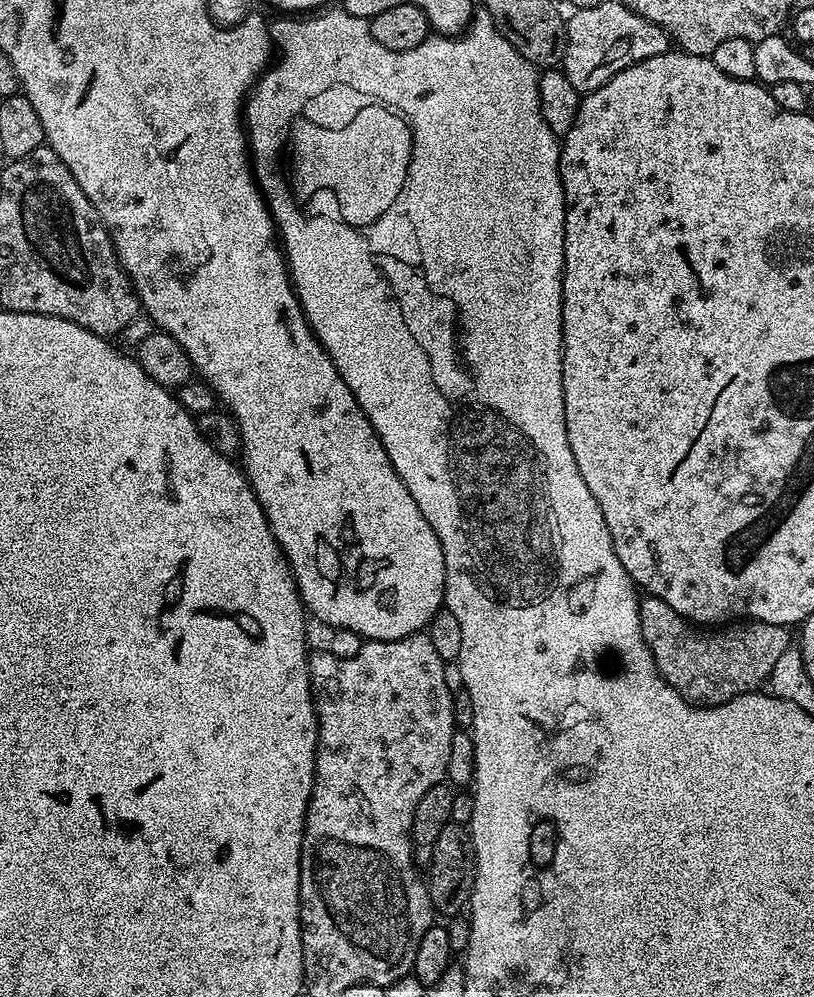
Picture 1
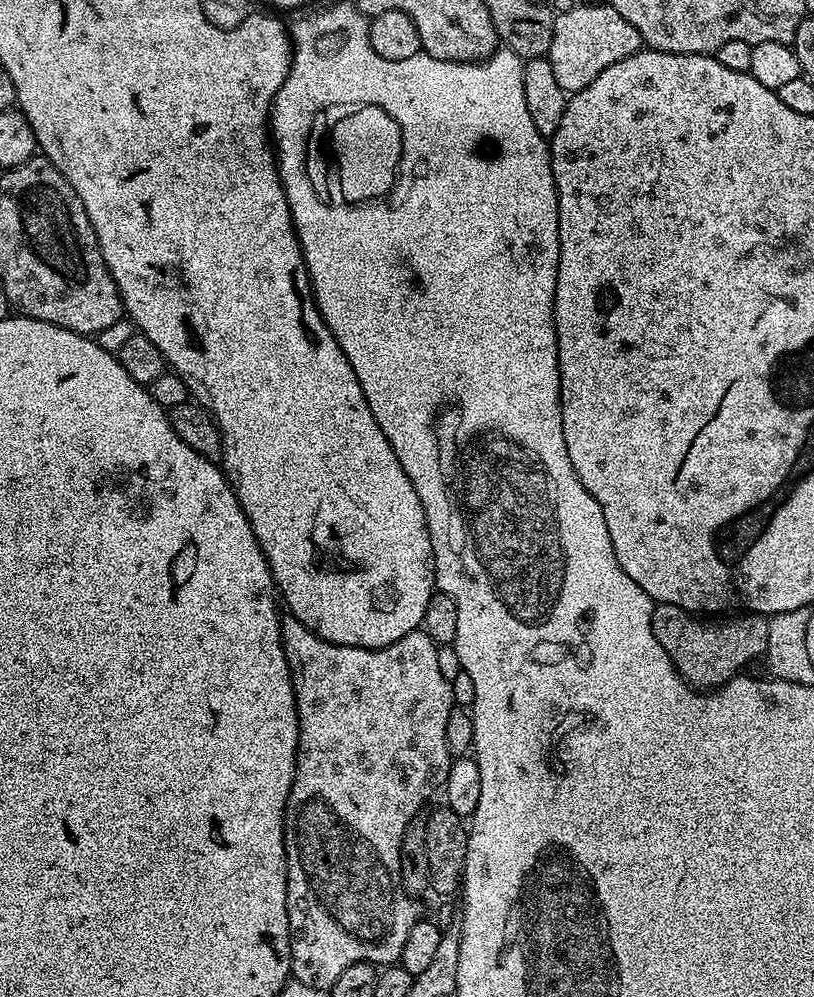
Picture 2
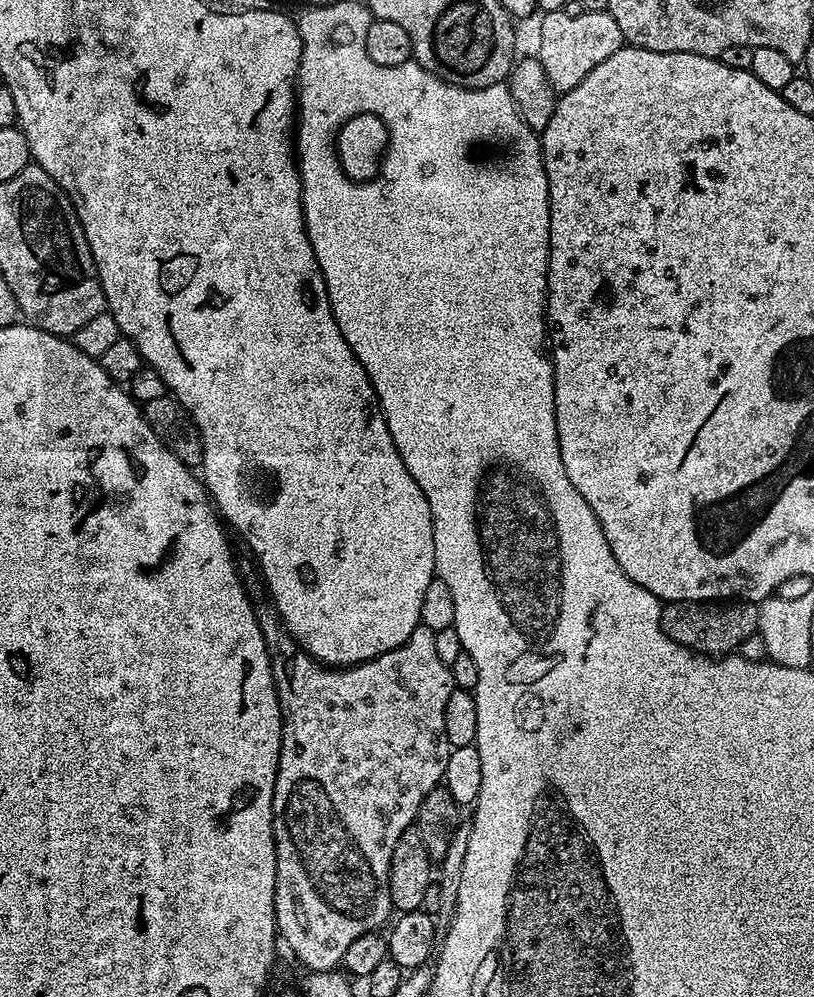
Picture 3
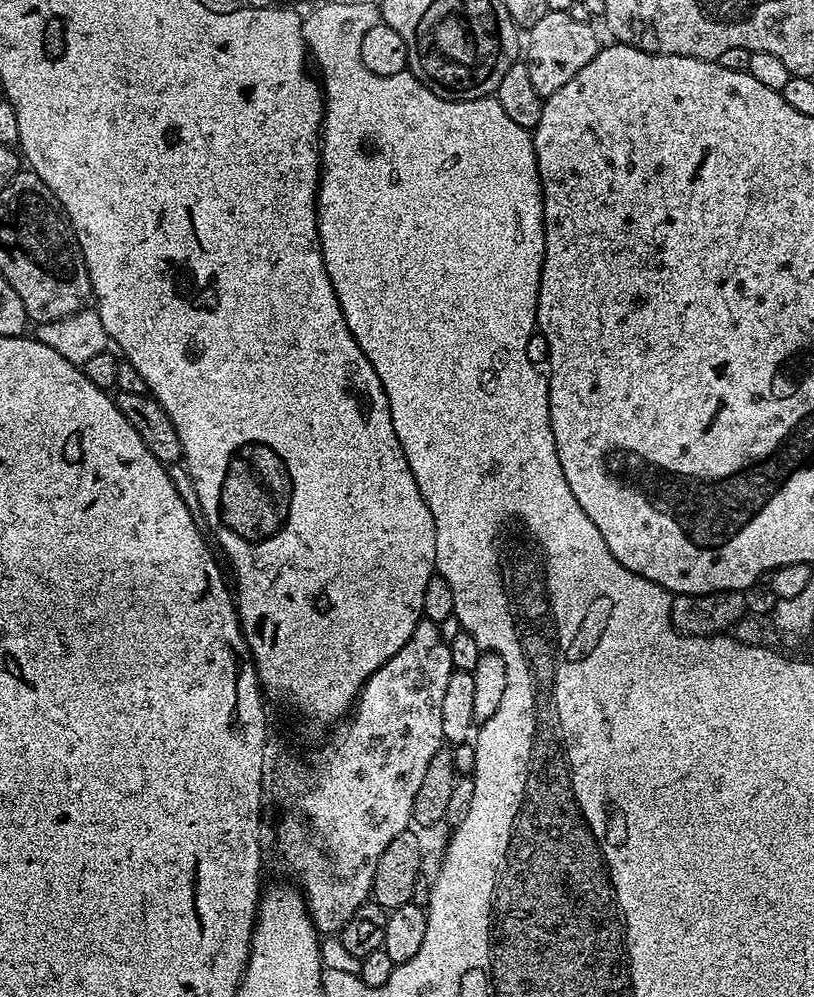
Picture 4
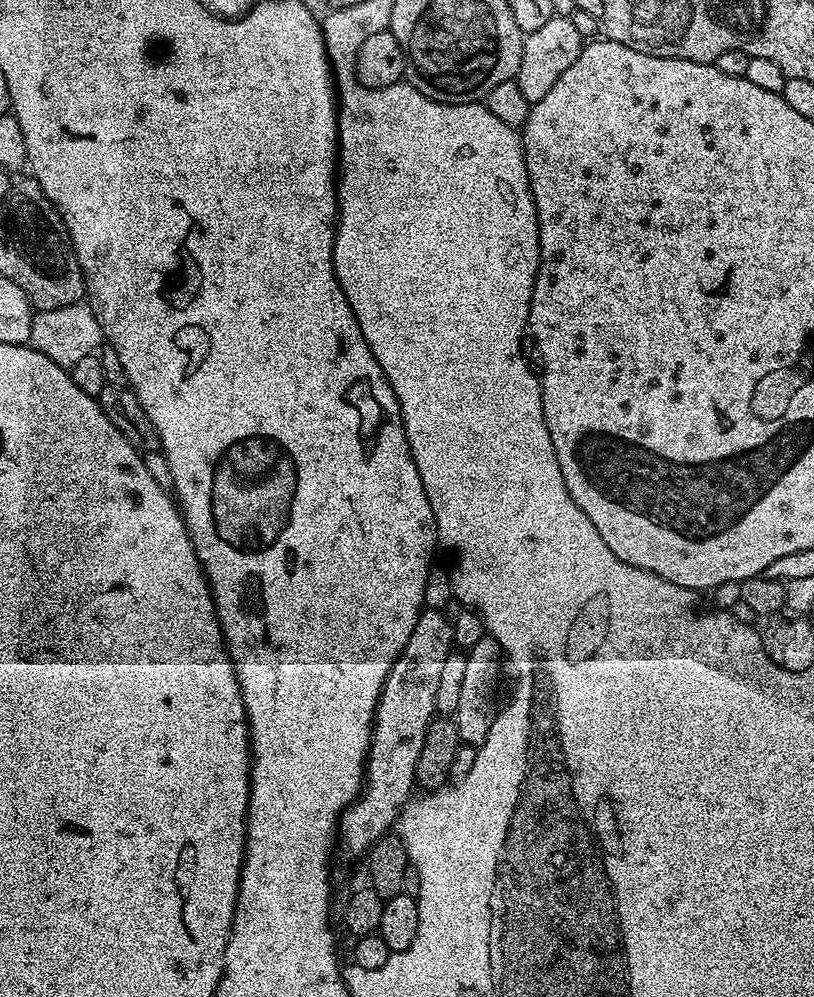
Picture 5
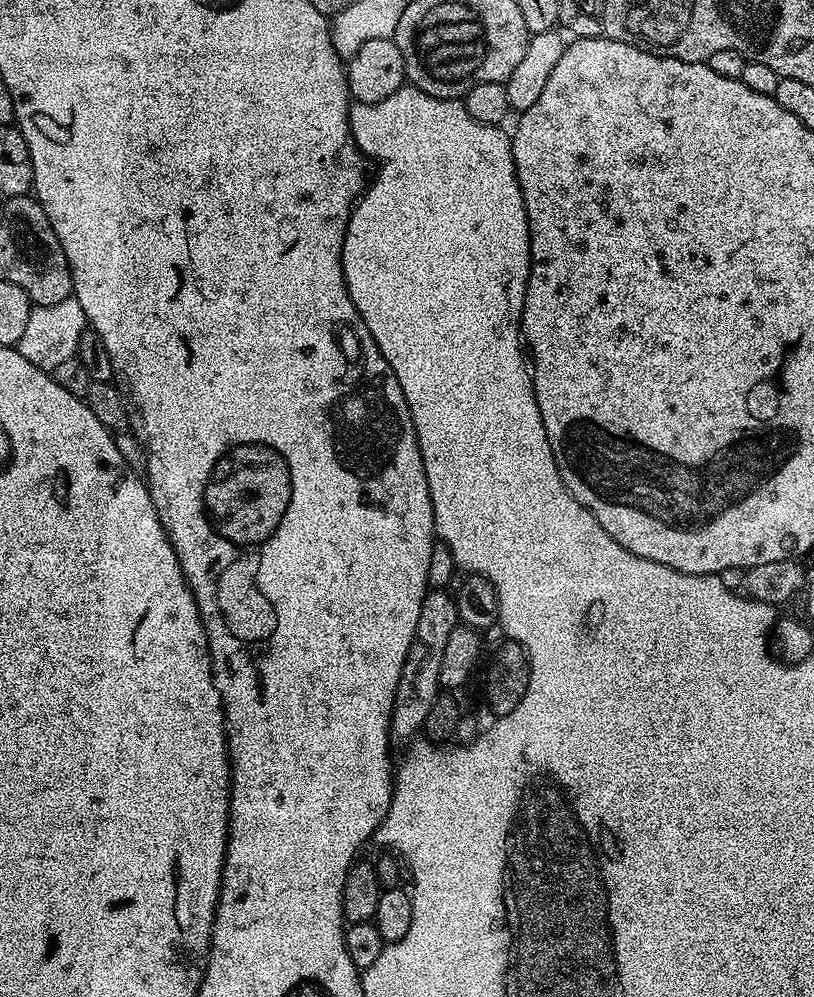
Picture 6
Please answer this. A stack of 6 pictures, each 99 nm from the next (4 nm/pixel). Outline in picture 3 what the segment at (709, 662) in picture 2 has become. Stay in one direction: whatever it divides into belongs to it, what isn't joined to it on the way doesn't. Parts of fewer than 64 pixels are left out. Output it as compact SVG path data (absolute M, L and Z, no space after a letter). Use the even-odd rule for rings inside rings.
M674 600L660 609L660 625L666 635L683 648L690 648L705 656L719 658L737 651L739 644L757 635L759 603L724 602L719 606L705 606L700 602Z

